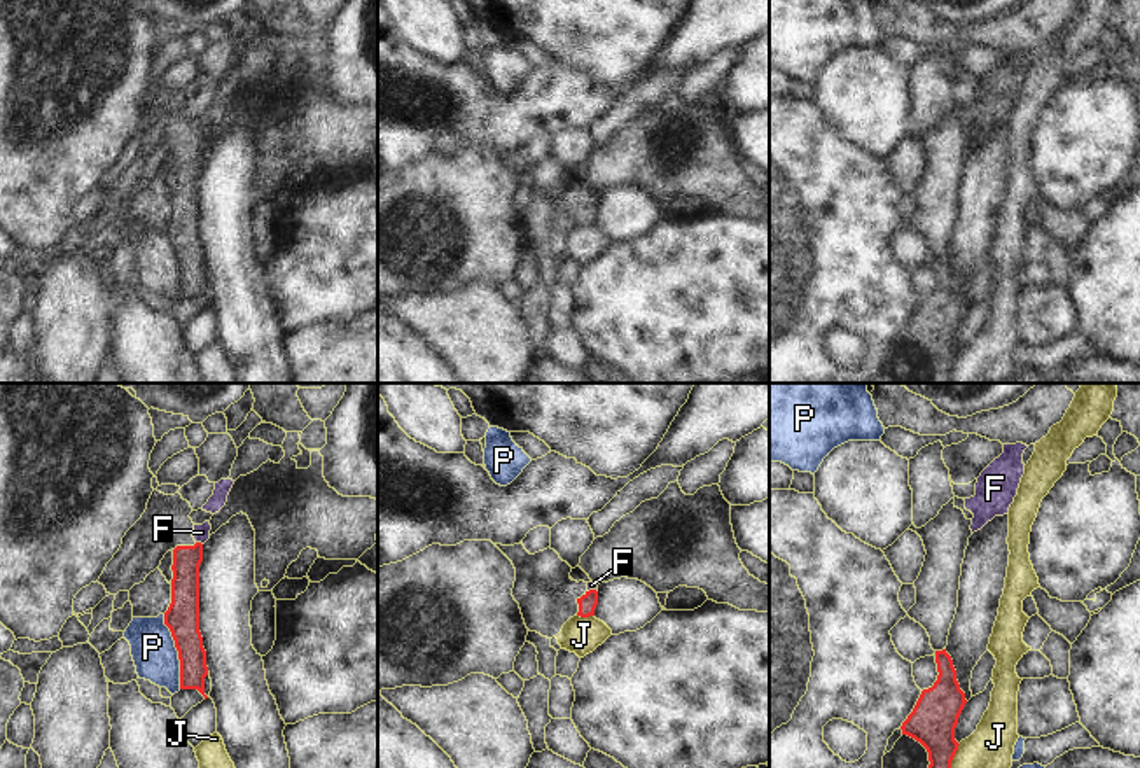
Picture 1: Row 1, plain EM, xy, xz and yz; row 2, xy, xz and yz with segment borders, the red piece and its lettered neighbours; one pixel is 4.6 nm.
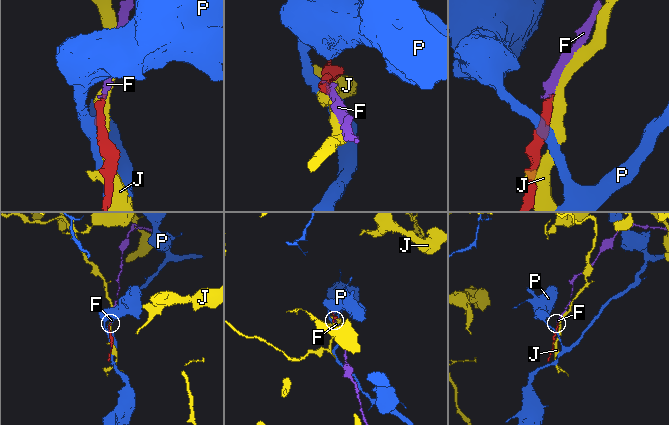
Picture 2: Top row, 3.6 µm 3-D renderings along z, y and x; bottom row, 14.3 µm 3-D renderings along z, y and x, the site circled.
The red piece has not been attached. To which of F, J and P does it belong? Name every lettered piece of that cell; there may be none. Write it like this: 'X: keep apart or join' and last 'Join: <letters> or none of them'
F: join
J: keep apart
P: keep apart
Join: F

